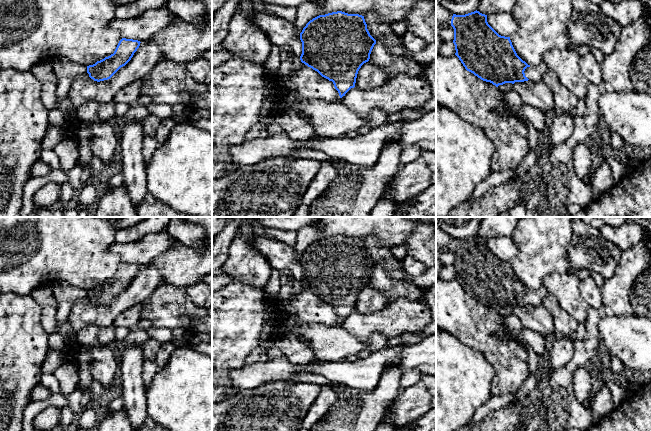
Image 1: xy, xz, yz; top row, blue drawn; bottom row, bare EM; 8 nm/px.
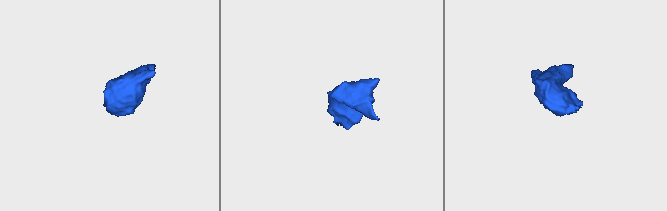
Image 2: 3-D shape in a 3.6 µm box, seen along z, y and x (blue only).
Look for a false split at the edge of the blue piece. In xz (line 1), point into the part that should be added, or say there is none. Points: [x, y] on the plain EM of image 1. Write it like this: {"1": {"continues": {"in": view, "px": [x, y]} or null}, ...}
{"1": {"continues": null}}

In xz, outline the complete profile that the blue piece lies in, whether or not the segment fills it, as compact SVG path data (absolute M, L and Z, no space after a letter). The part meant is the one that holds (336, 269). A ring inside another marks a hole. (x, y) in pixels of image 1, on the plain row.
M342 235L319 239L310 244L300 257L302 287L332 305L340 322L355 311L361 290L370 283L376 264L370 259L364 240Z

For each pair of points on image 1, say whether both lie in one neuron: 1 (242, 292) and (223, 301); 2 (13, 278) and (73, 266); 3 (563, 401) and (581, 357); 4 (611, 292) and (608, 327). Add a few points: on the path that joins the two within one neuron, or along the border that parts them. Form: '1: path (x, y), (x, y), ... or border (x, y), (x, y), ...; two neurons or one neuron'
1: path (237, 297), (233, 301), (228, 301); one neuron
2: path (28, 271), (35, 264), (58, 264); one neuron
3: path (563, 390), (563, 377), (570, 368); one neuron
4: border (632, 313), (604, 317), (598, 326), (599, 337); two neurons

